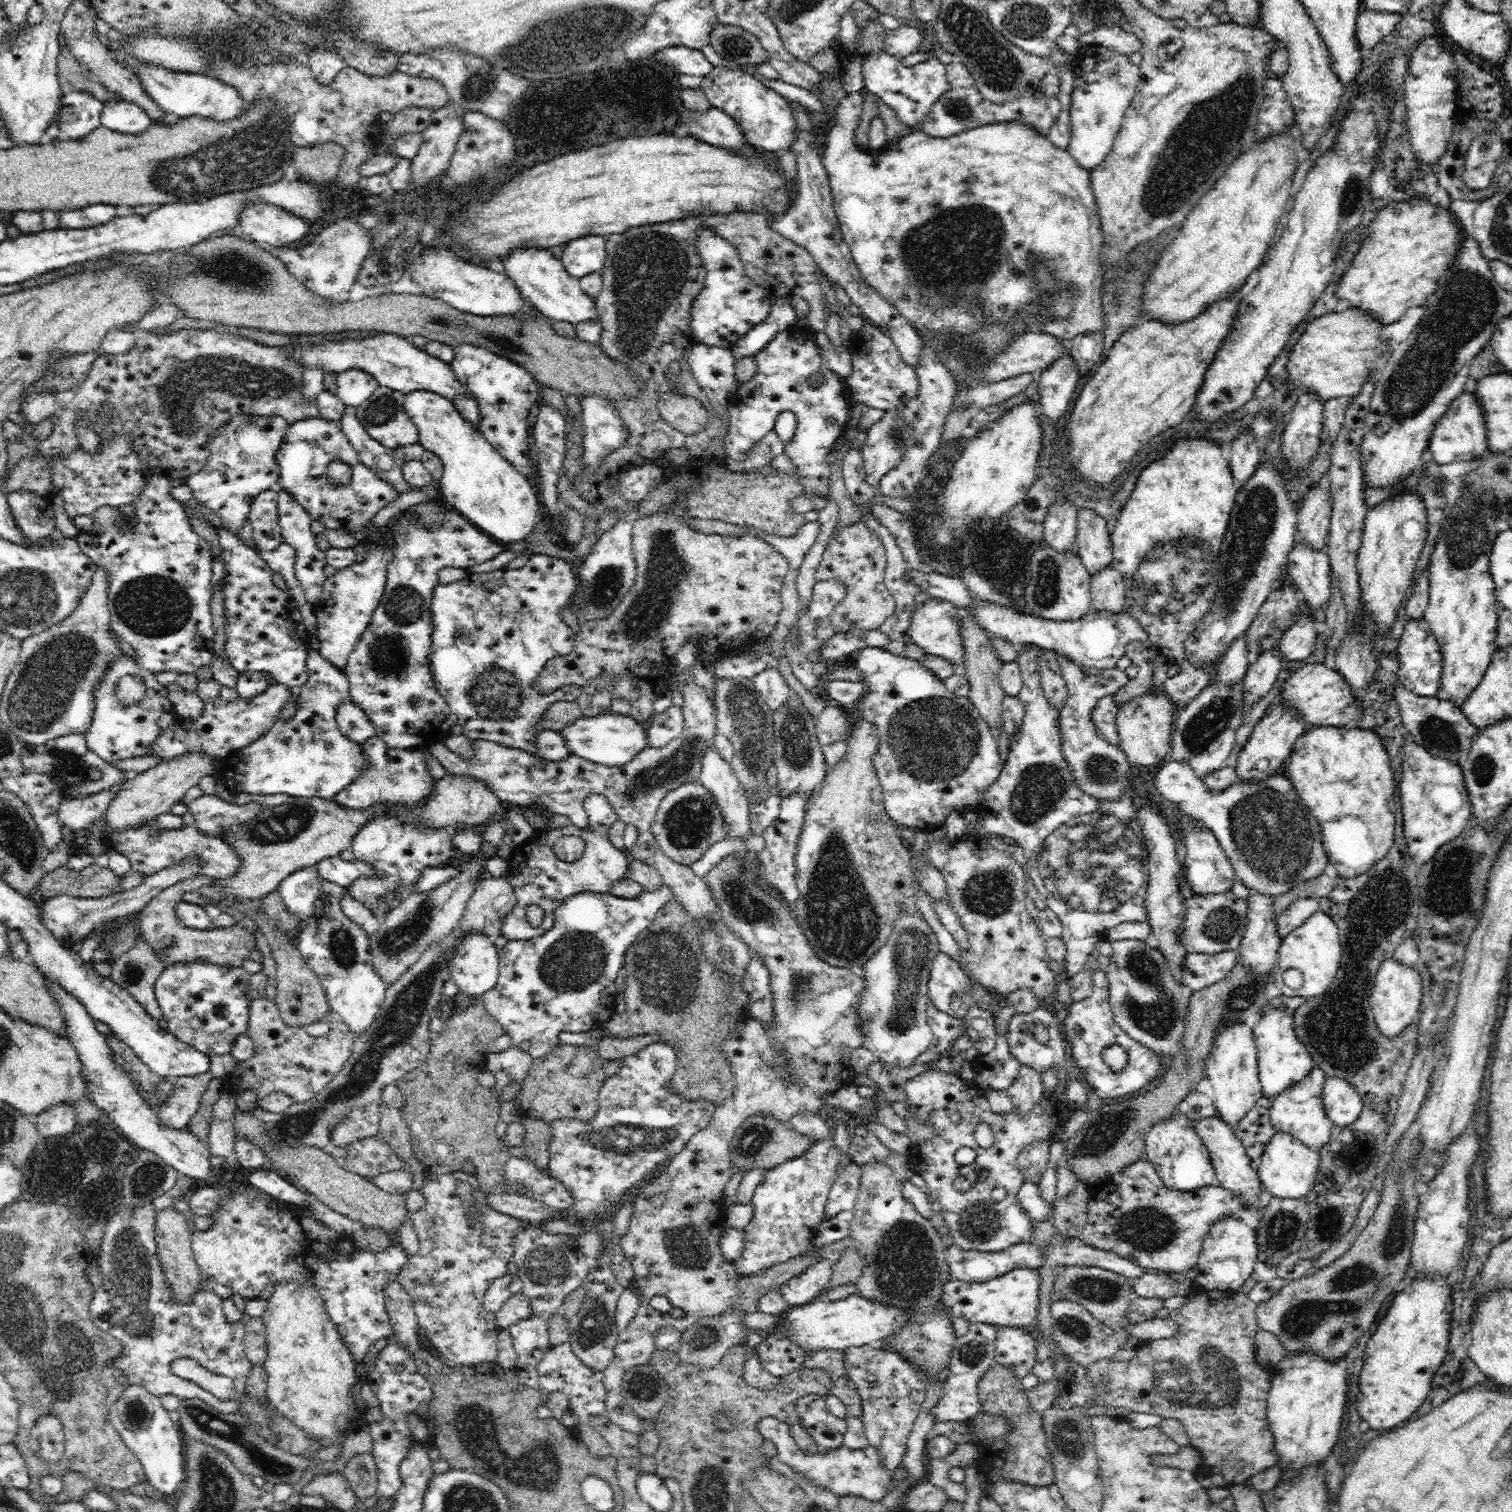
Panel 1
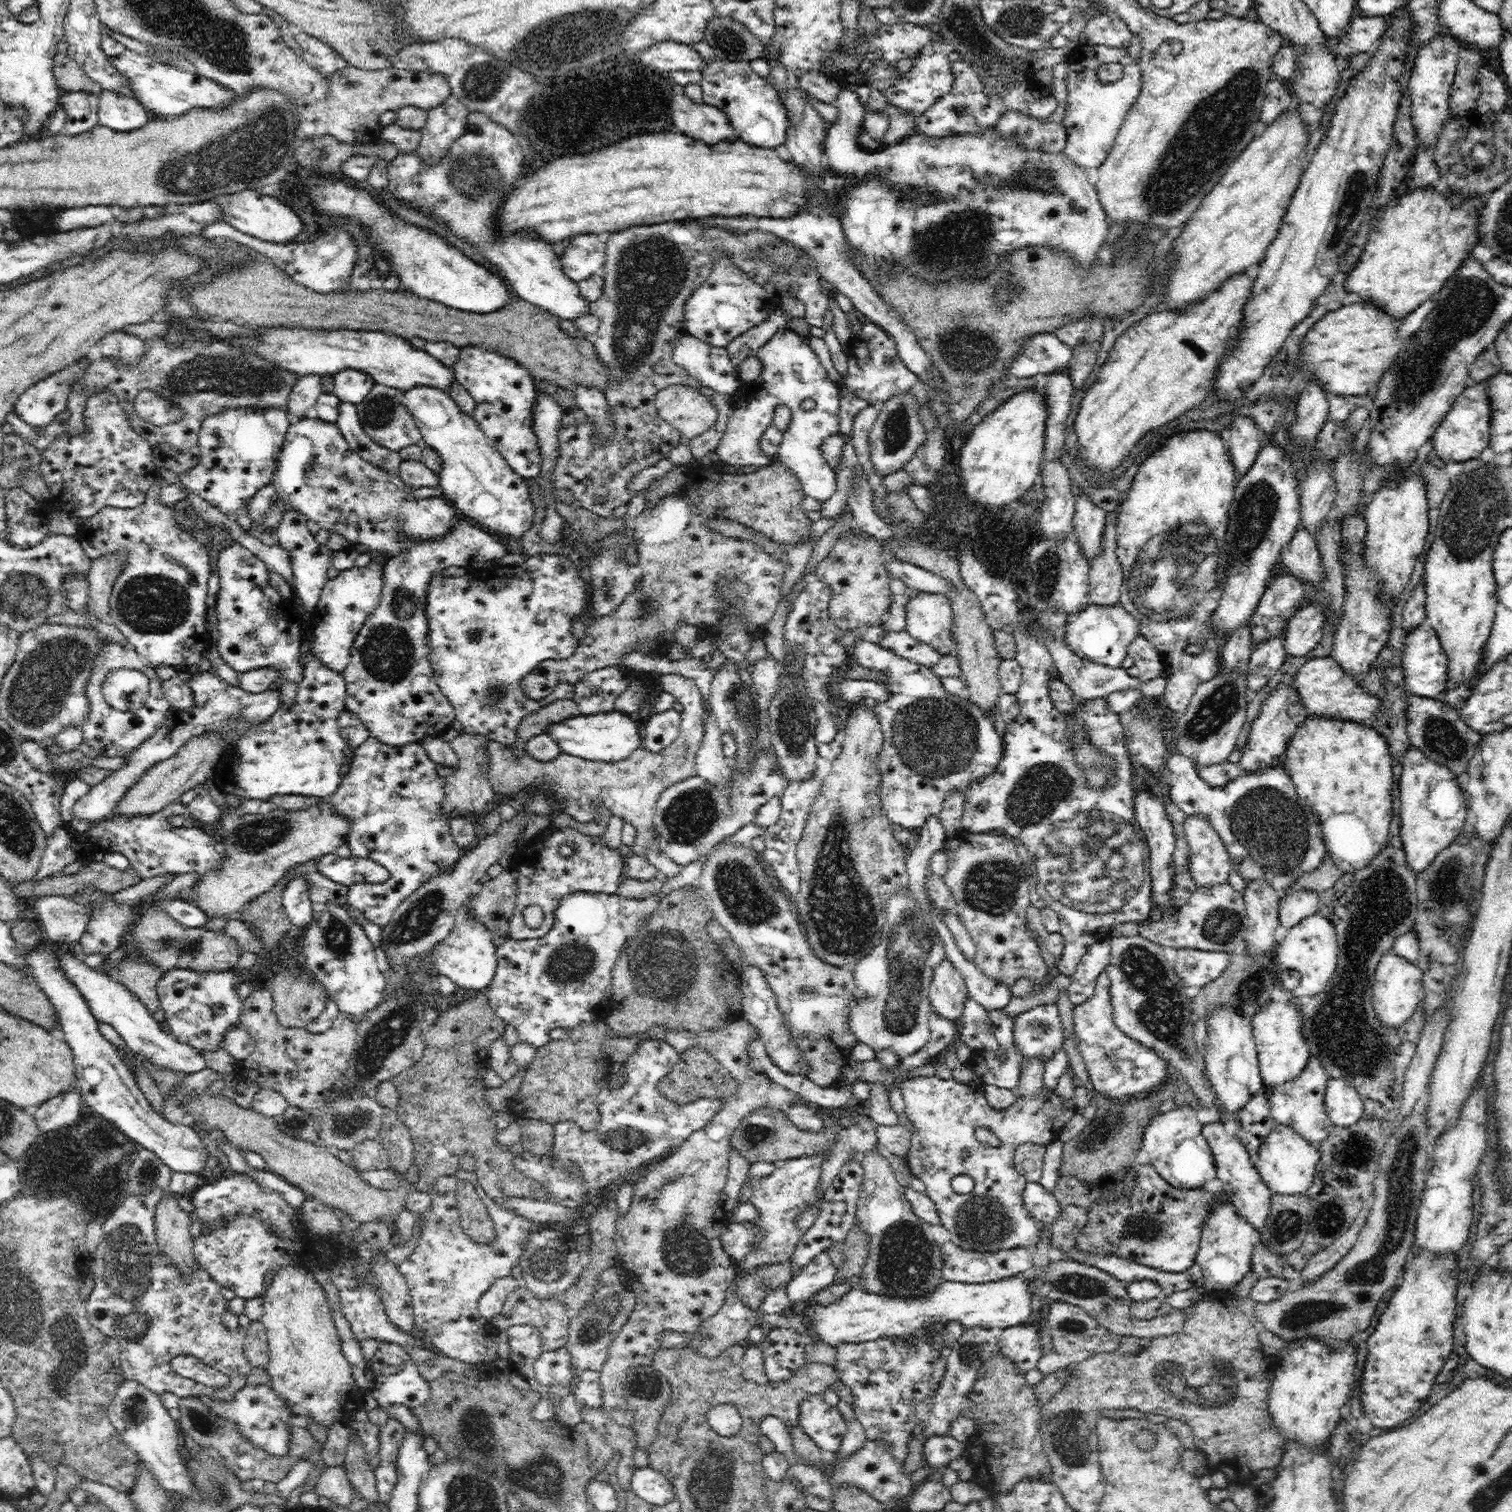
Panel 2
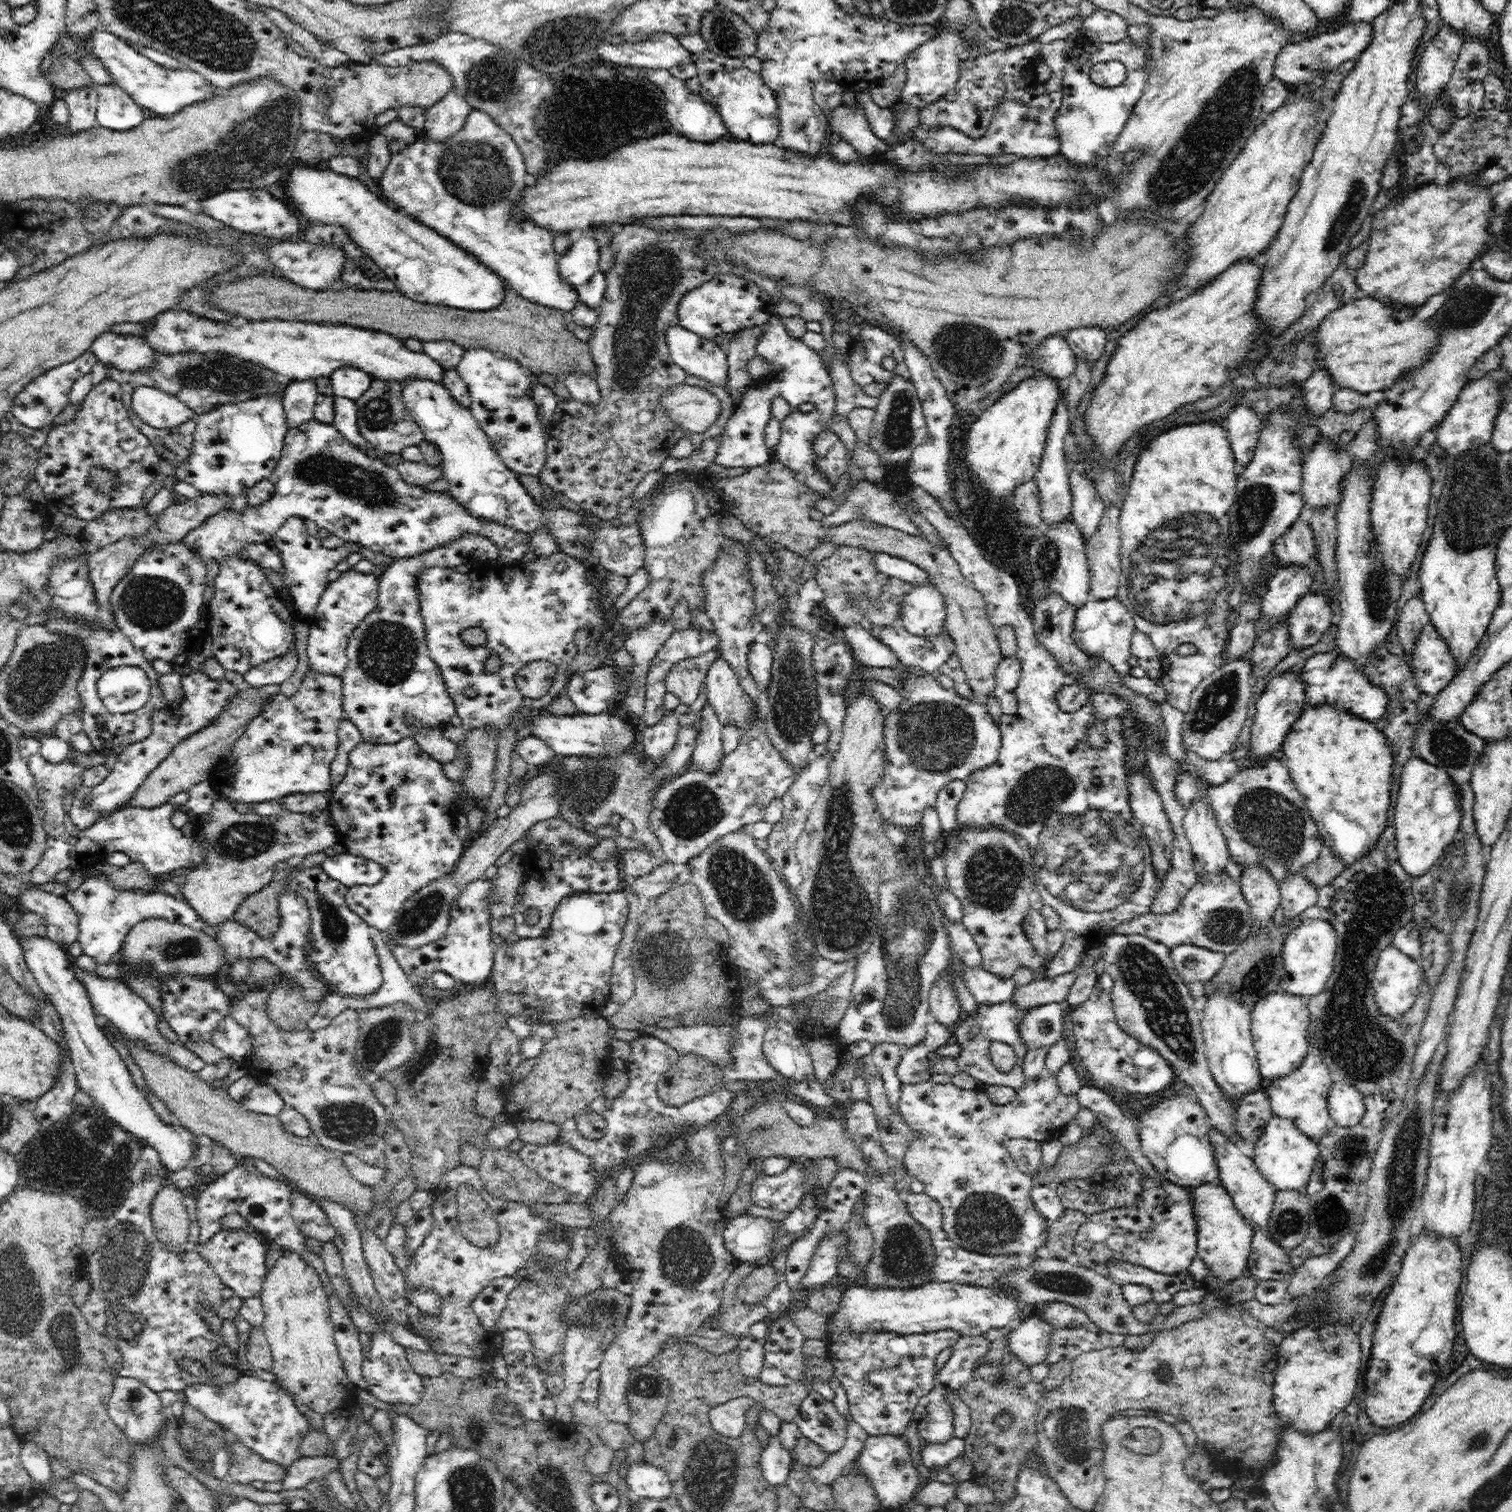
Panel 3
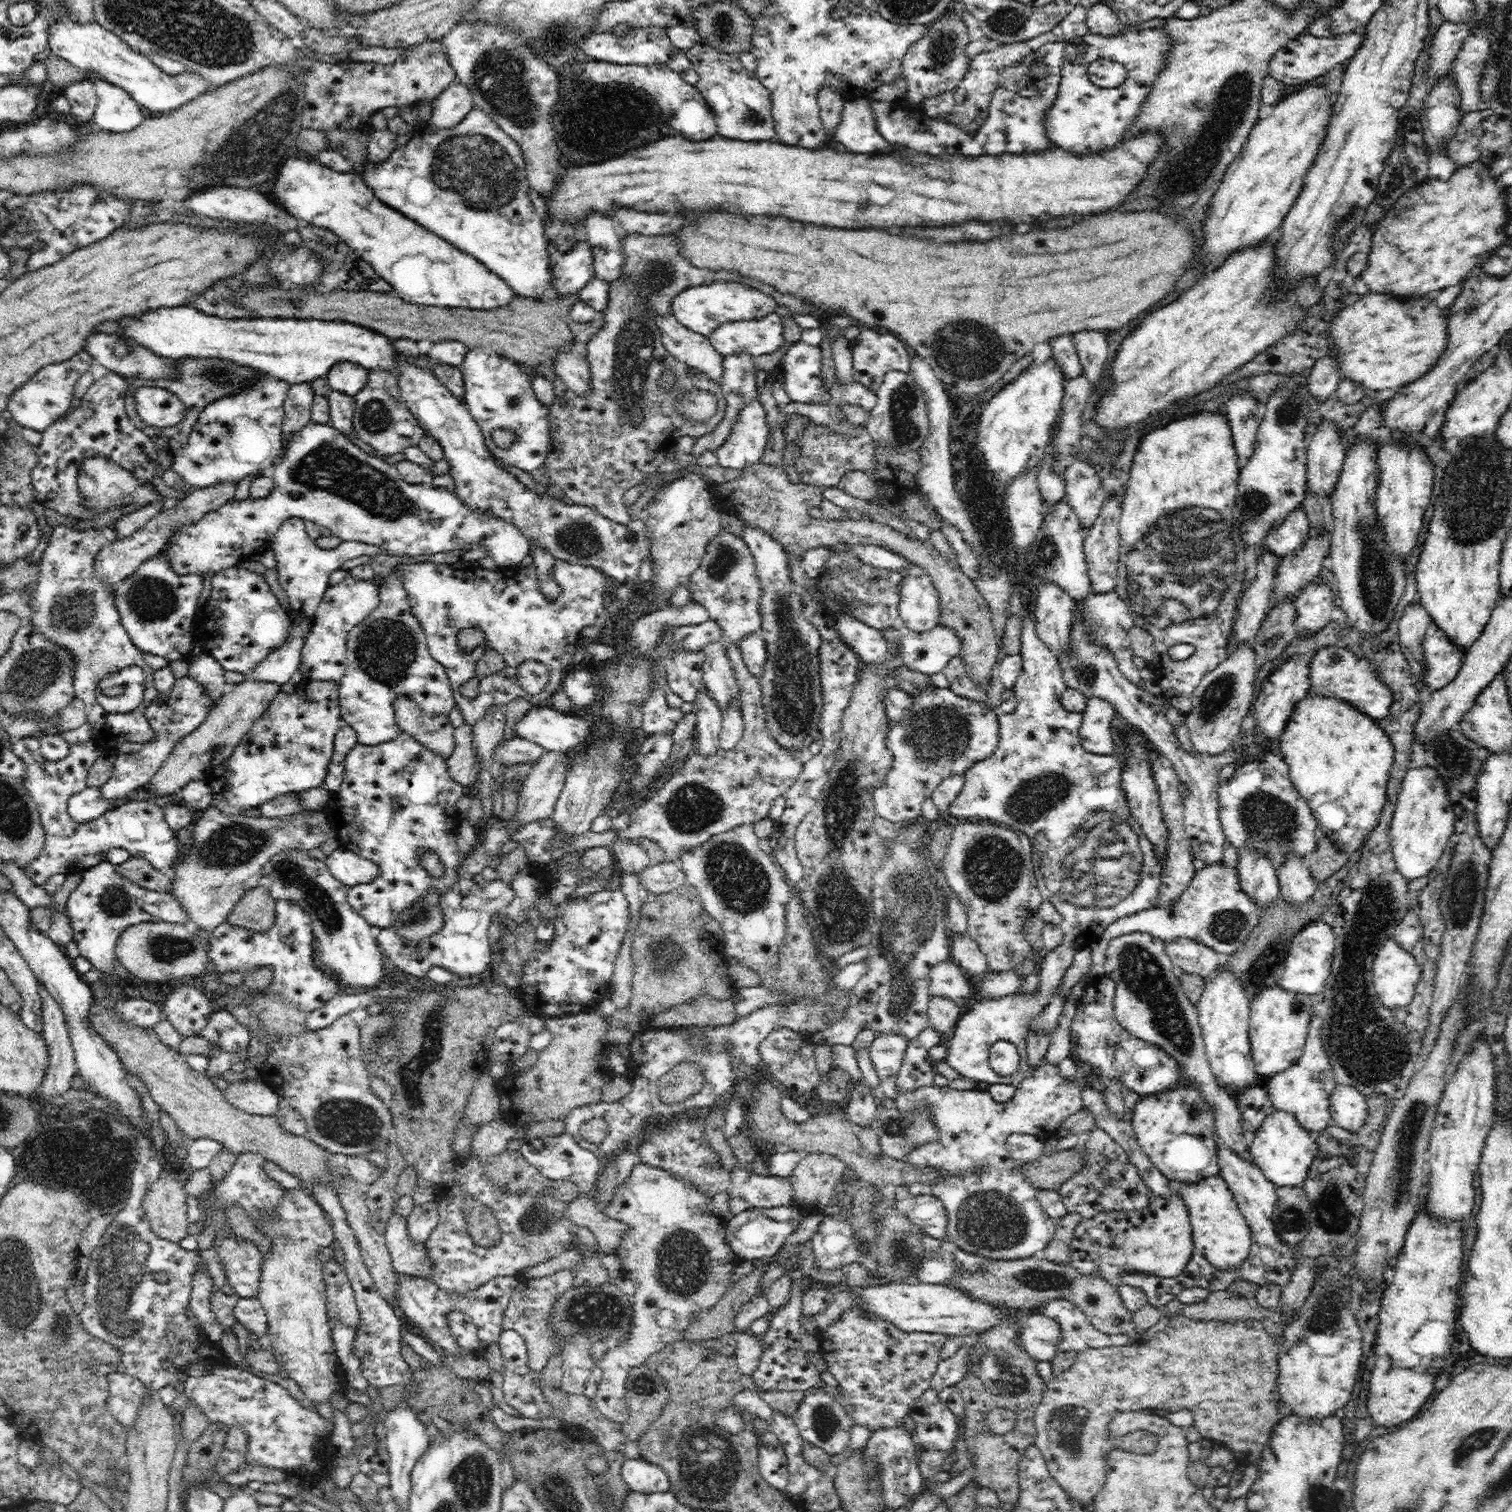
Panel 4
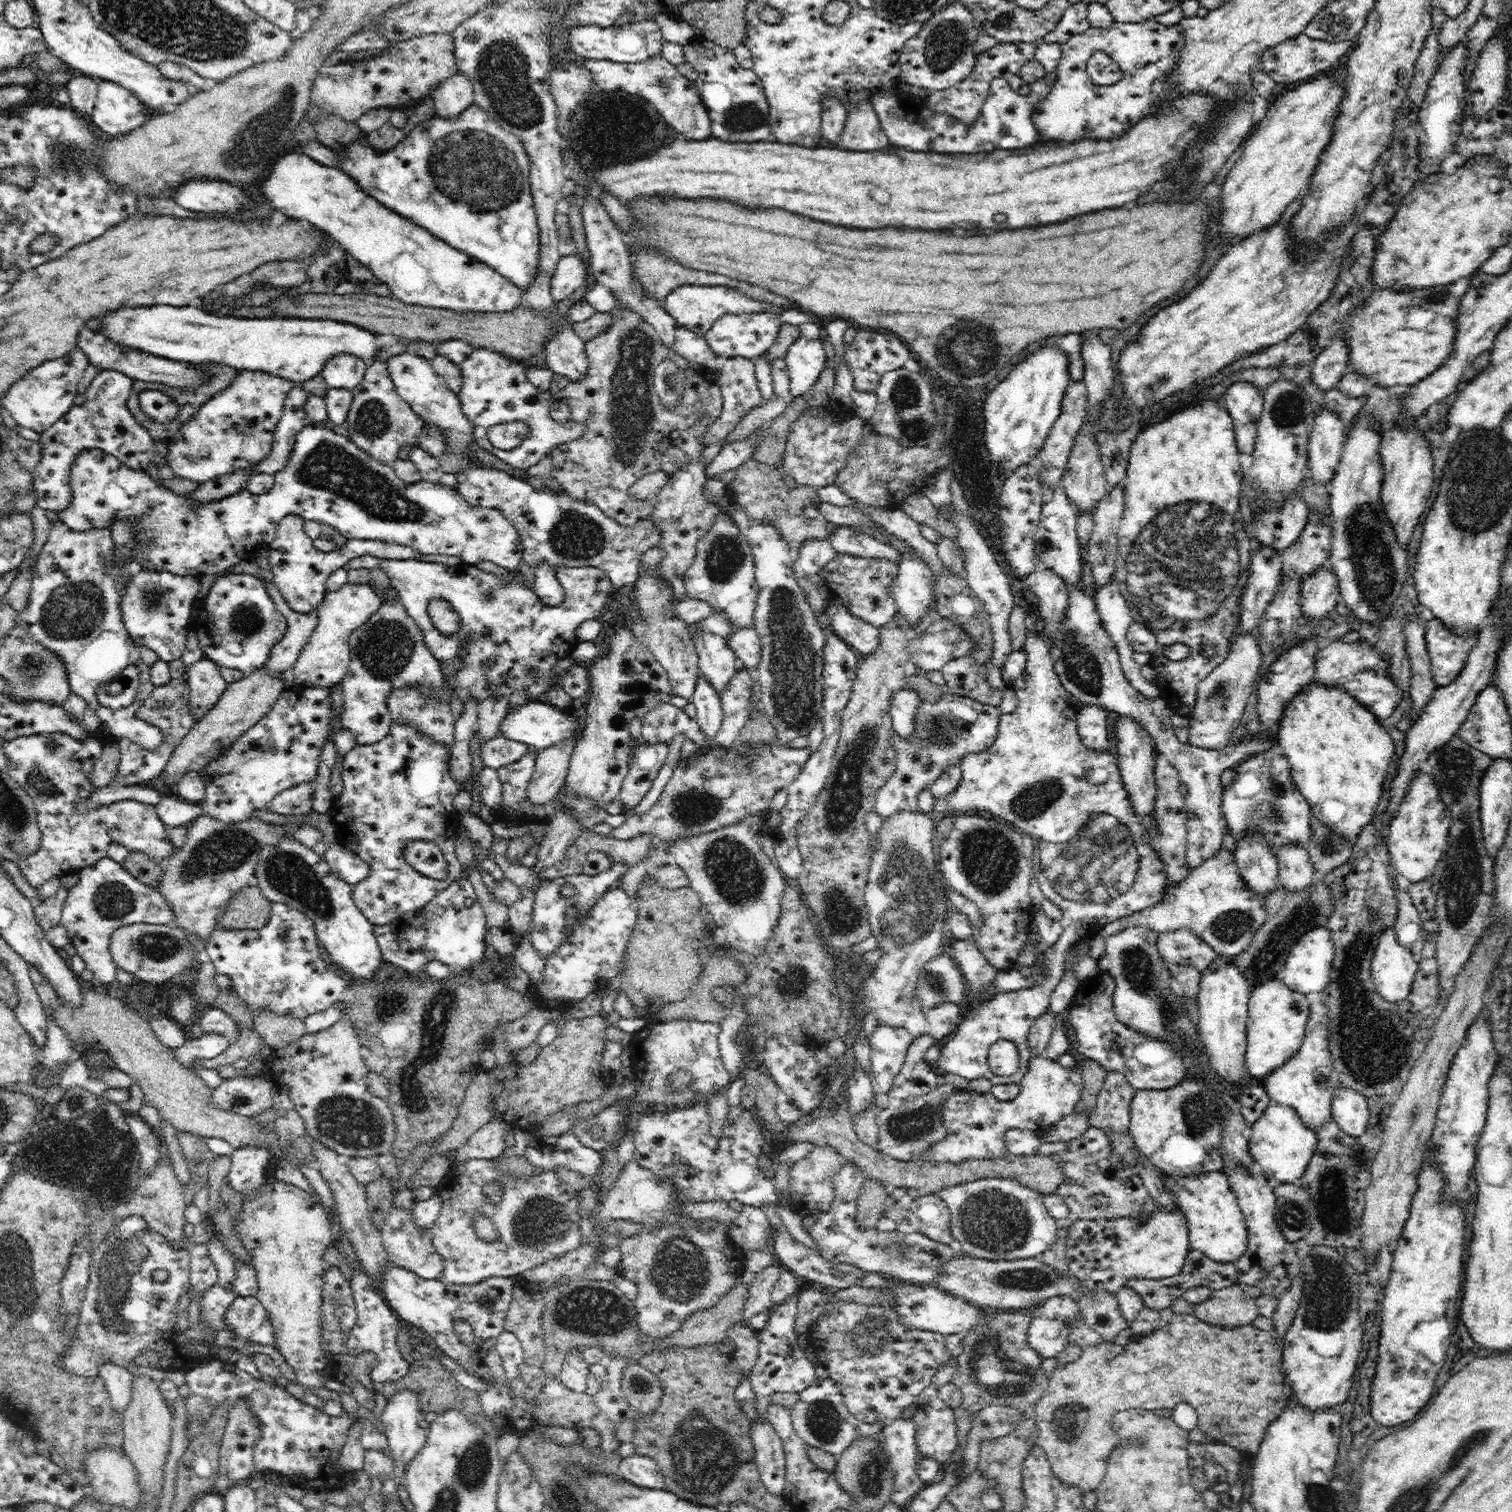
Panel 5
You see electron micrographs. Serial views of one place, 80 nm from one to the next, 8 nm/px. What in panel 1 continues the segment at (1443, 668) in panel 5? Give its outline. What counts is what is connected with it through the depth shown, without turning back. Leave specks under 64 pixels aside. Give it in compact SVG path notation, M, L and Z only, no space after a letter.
M1410 618L1396 647L1399 656L1398 678L1404 689L1418 696L1436 697L1441 689L1443 656L1437 638L1430 630L1426 619Z

